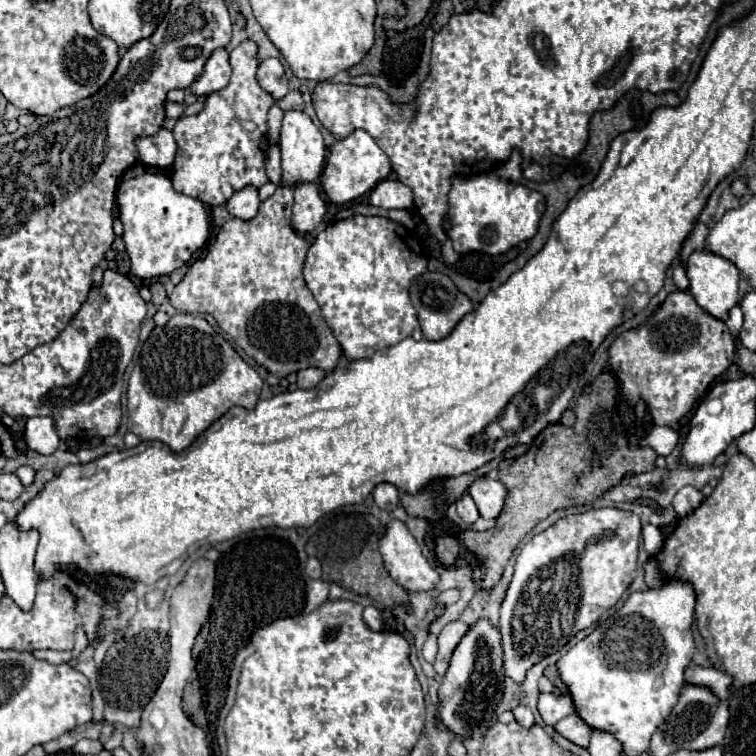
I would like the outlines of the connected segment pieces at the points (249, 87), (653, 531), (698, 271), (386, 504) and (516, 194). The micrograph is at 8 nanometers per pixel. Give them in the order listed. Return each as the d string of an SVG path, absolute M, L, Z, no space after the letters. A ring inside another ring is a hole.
M244 40L230 52L232 78L226 88L208 94L204 108L196 116L182 116L174 126L178 152L174 160L172 184L176 192L198 198L206 206L226 204L228 198L244 186L262 186L268 182L264 154L268 150L266 114L274 104L256 80L258 44Z
M644 524L642 526L642 538L644 538L644 548L646 548L646 552L650 556L658 552L658 548L660 548L660 544L664 540L662 532L656 526L652 526L652 524Z
M702 250L702 252L694 252L688 258L686 274L690 280L690 294L700 304L700 308L704 308L708 314L716 316L718 320L726 320L728 312L740 302L740 296L738 296L740 272L738 272L738 268L730 260L726 260L718 254L712 254L708 250Z
M378 484L378 486L372 490L372 496L374 496L374 502L376 502L382 510L388 510L388 512L392 512L392 510L400 504L398 488L396 488L394 484Z
M494 172L472 178L454 178L452 190L448 194L448 206L448 236L454 244L454 250L460 254L472 250L486 254L502 254L512 246L530 240L536 234L538 222L546 210L544 196L540 192L498 178Z

